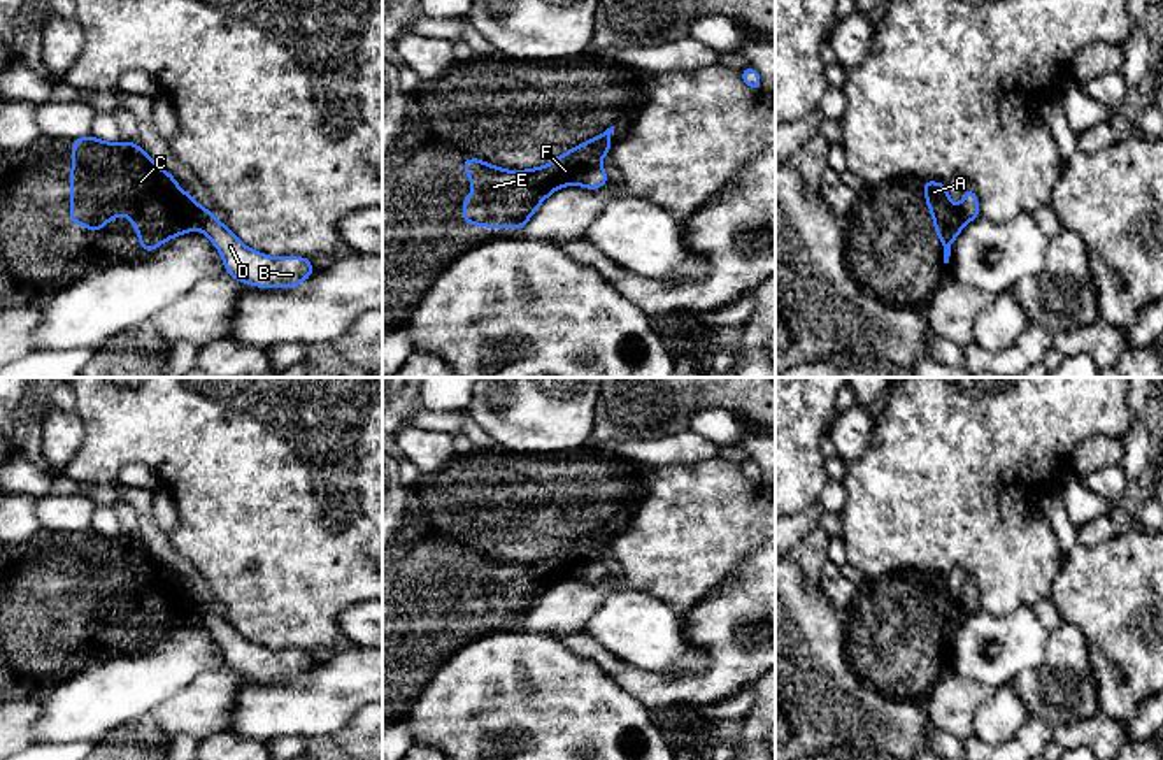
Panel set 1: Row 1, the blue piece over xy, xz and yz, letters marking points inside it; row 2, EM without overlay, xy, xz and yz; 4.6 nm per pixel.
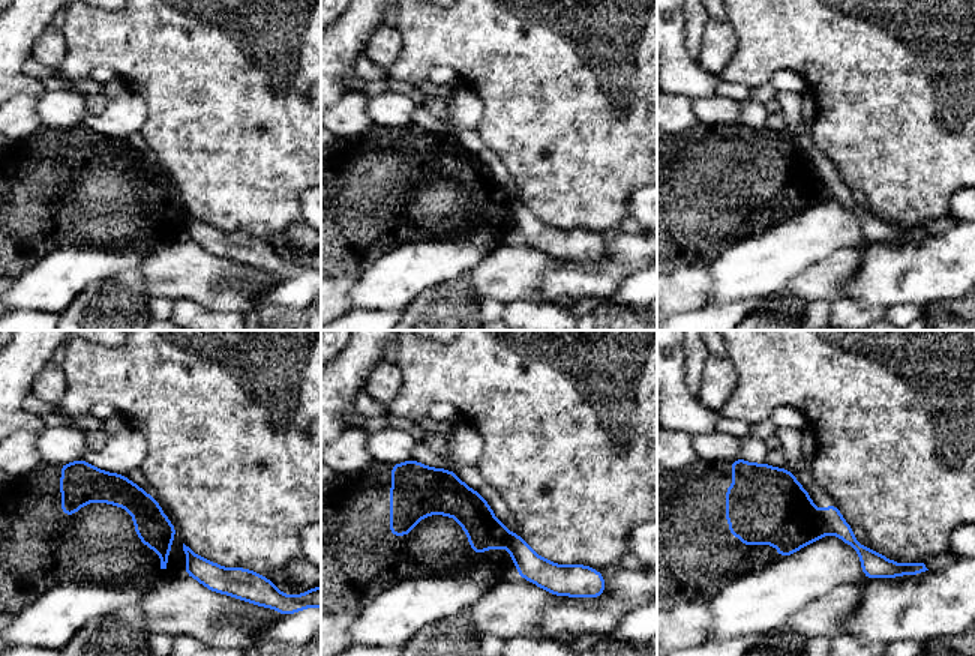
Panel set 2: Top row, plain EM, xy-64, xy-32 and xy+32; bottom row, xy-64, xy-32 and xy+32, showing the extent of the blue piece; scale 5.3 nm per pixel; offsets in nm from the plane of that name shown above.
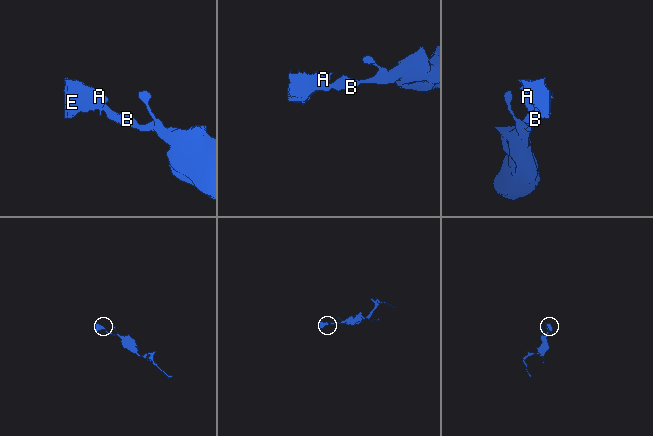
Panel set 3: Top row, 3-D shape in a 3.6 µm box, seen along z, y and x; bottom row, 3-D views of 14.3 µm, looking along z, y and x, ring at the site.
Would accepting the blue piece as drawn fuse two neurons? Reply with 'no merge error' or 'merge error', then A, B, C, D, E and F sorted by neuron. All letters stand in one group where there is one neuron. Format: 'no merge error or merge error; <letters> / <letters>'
merge error; A C E F / B D

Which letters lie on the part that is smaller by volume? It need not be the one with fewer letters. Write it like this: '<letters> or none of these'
A, C, E, F

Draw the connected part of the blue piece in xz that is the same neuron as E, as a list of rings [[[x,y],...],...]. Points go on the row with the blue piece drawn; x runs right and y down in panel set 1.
[[[614,126],[607,128],[598,137],[579,144],[577,147],[560,154],[553,163],[517,170],[503,170],[479,158],[463,160],[463,174],[474,183],[474,191],[463,198],[463,223],[488,228],[524,228],[537,207],[561,186],[581,184],[584,176],[595,168],[612,147],[610,133]]]

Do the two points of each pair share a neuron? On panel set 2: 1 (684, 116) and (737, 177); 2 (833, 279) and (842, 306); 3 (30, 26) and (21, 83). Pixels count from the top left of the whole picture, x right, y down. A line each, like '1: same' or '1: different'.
1: different
2: different
3: same

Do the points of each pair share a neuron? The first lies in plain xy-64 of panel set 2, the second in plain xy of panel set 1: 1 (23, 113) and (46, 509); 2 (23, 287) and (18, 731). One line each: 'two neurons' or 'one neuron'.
1: two neurons
2: two neurons

